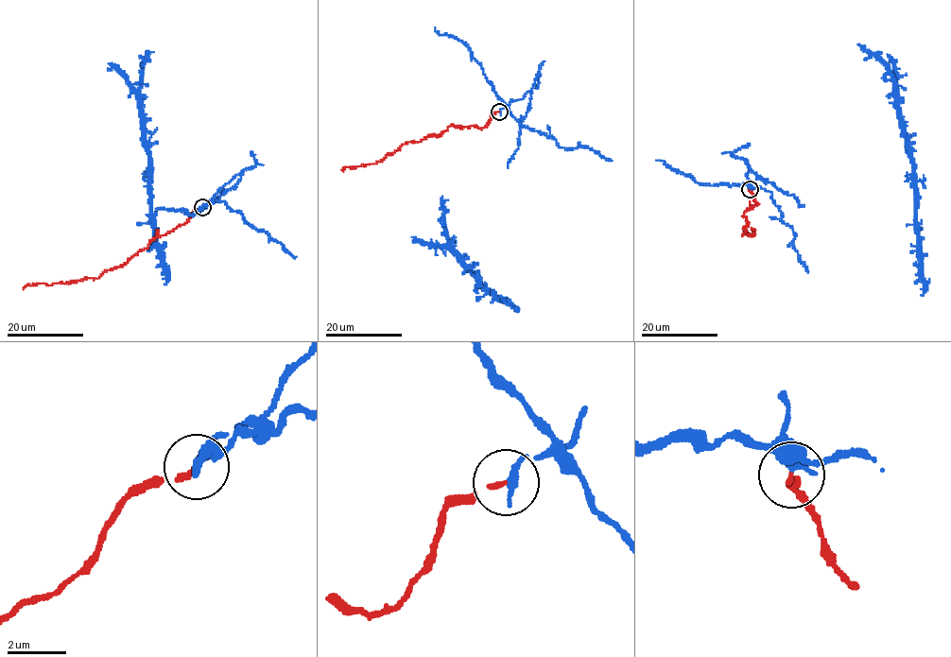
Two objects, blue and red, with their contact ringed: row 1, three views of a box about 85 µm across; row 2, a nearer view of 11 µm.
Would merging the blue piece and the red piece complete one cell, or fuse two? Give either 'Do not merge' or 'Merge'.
Do not merge

